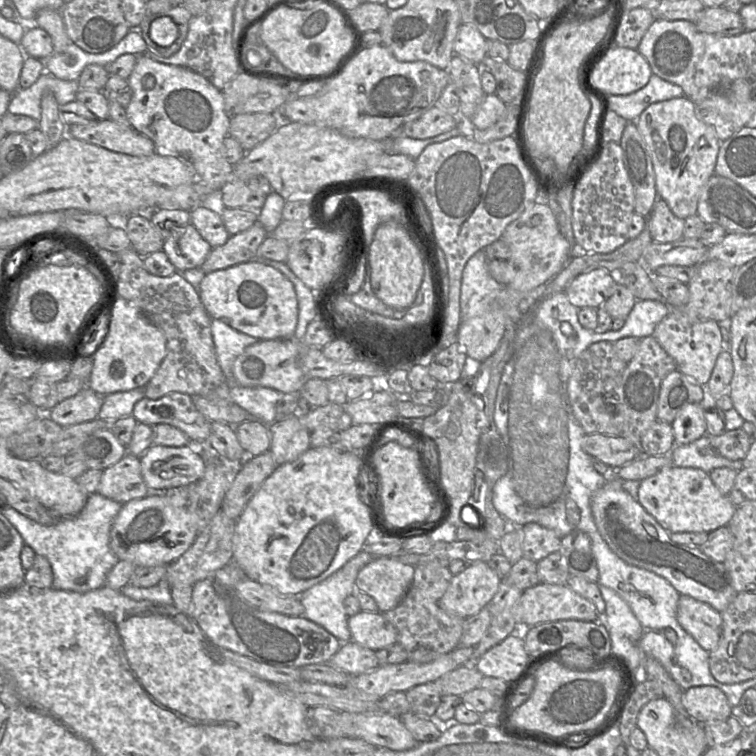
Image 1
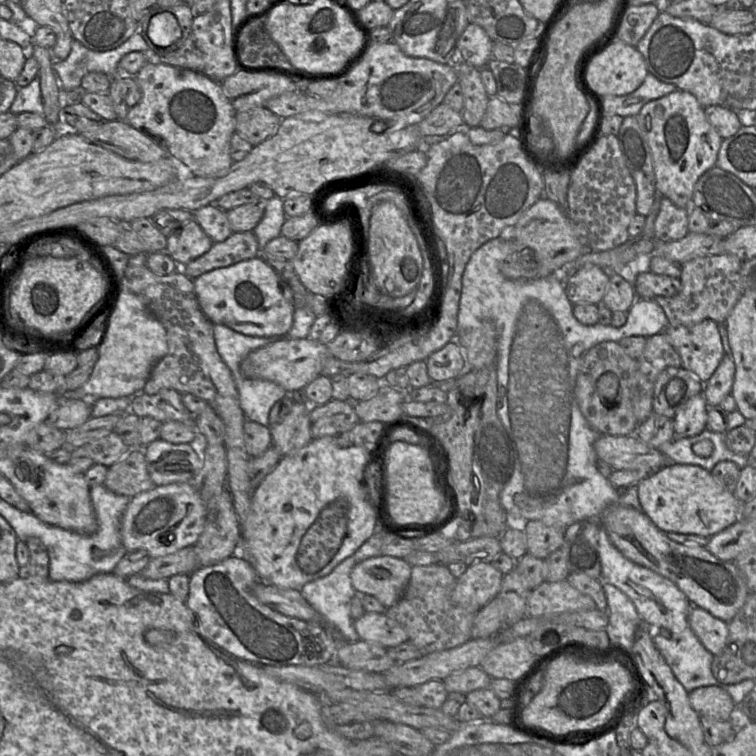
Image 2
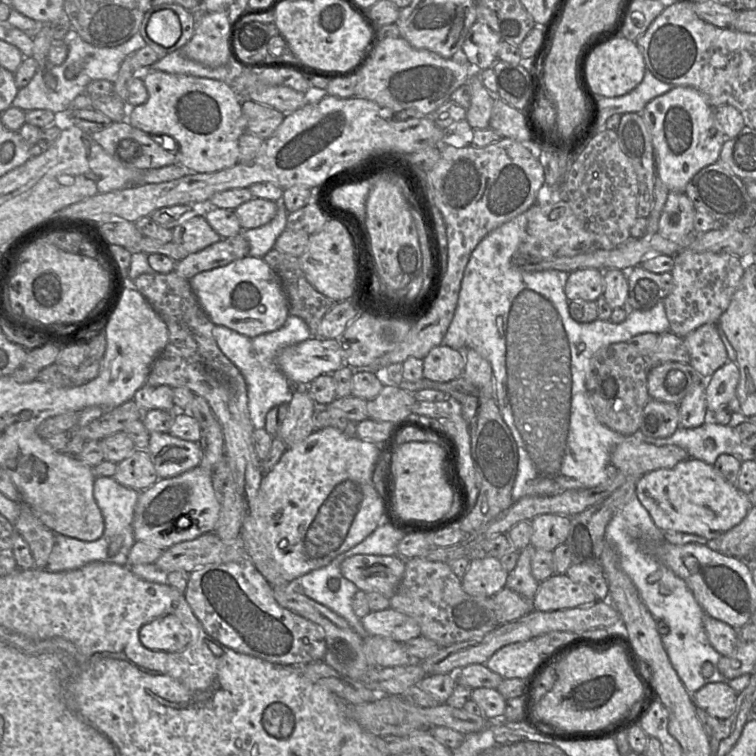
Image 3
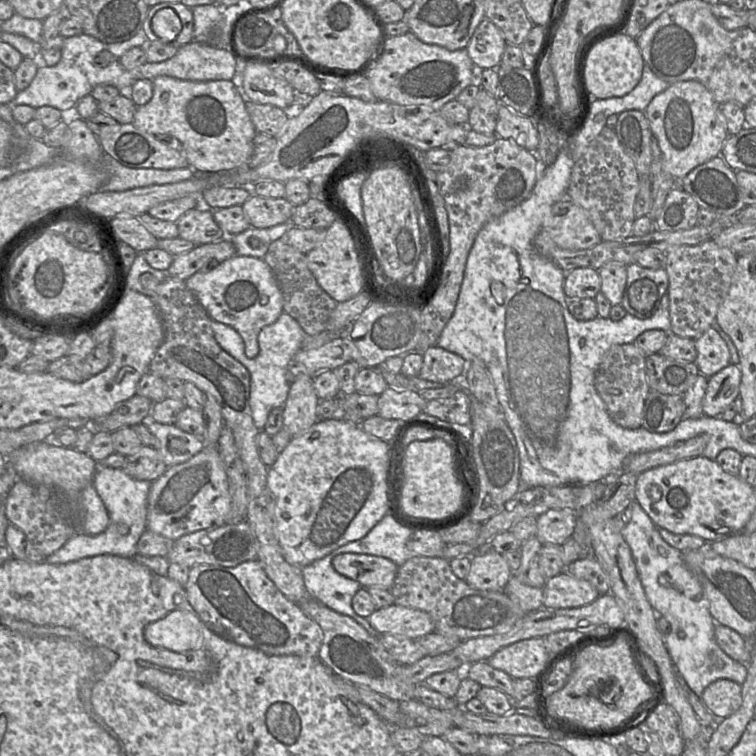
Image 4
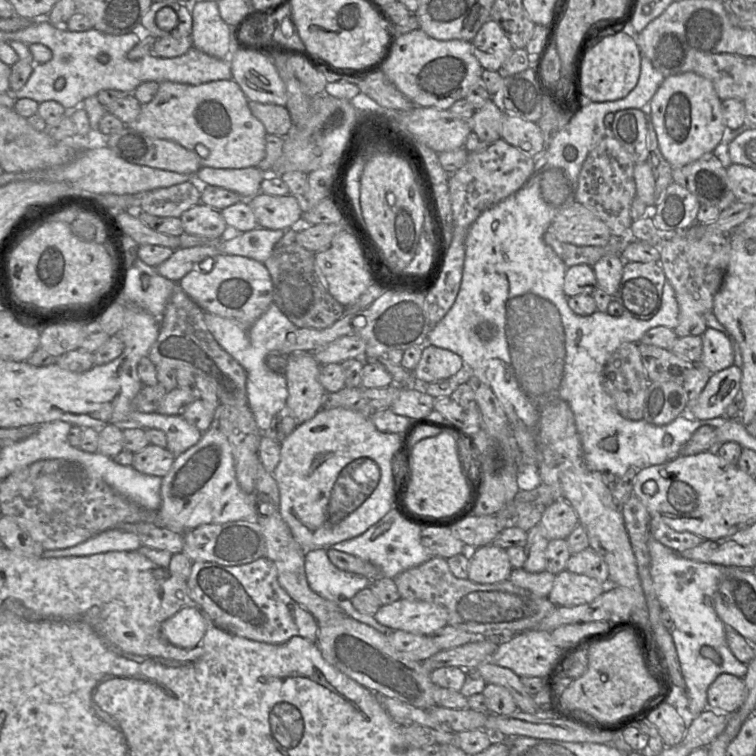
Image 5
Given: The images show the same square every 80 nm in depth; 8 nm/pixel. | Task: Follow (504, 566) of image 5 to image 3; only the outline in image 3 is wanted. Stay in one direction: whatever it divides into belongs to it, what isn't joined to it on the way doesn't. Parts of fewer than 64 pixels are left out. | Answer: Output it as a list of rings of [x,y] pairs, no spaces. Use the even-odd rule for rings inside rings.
[[[497,557],[471,559],[461,585],[469,595],[492,597],[506,586],[508,575]]]

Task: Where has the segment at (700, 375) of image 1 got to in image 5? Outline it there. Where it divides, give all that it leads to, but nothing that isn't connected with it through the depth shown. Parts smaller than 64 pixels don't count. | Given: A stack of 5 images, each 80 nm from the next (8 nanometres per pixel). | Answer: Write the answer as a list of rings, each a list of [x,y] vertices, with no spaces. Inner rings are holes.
[[[707,328],[702,337],[700,363],[711,374],[734,365],[734,350],[726,335],[713,328]]]

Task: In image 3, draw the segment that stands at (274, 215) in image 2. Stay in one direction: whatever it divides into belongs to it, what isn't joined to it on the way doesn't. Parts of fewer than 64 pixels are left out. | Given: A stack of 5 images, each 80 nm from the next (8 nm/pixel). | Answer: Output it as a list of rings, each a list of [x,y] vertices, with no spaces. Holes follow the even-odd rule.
[[[282,197],[276,202],[278,202],[277,213],[270,222],[258,228],[242,229],[239,233],[249,243],[249,256],[263,258],[274,247],[277,238],[286,229],[289,212],[283,206]]]

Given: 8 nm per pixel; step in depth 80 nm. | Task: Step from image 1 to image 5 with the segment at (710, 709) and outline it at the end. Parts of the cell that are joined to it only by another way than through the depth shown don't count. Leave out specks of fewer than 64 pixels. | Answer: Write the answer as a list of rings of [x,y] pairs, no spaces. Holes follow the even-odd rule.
[[[729,673],[720,674],[707,691],[708,707],[715,711],[736,712],[746,698],[744,678]]]

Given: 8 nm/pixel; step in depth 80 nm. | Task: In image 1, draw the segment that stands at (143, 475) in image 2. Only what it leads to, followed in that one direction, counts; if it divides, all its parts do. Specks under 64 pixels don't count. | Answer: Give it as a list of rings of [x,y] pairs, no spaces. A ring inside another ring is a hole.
[[[127,453],[117,463],[104,469],[96,492],[121,504],[125,504],[133,499],[145,497],[149,489],[142,477],[140,458]]]

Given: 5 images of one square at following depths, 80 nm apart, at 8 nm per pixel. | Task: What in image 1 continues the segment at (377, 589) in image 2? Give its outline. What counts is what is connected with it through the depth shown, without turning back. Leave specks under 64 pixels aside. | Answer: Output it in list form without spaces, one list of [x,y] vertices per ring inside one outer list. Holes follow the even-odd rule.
[[[374,557],[359,570],[355,589],[371,596],[379,612],[387,612],[402,601],[412,583],[414,569],[415,566],[393,557]]]

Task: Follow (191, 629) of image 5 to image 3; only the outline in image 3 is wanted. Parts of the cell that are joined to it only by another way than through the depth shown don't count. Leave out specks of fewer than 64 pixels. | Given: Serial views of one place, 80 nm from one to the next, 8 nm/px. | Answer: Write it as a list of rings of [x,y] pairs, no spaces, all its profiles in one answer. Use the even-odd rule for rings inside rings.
[[[167,615],[144,625],[139,631],[143,646],[151,650],[181,651],[190,641],[190,632],[174,615]]]

